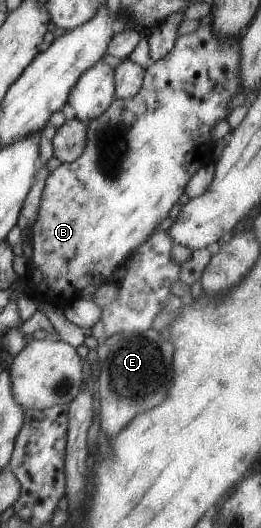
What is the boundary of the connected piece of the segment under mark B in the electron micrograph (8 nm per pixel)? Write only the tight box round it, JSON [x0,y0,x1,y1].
[24,23,244,300]

